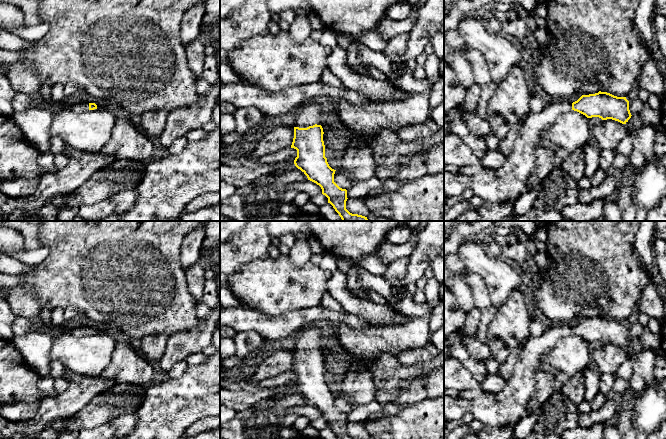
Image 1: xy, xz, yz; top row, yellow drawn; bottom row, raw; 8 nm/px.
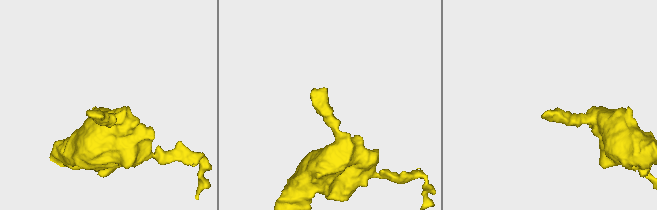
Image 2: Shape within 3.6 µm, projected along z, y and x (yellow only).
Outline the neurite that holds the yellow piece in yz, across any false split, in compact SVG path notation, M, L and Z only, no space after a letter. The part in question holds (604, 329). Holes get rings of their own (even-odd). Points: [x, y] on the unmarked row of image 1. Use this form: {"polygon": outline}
{"polygon": "M607 316L589 319L582 319L577 325L571 326L569 323L554 324L550 329L539 337L530 336L517 358L513 376L502 391L498 393L482 392L477 398L467 400L460 396L450 397L444 389L444 418L447 421L462 418L466 413L470 413L474 419L481 421L485 426L502 428L515 425L524 415L526 415L527 404L535 393L536 372L543 367L541 358L548 349L552 349L565 336L577 335L587 342L599 341L602 344L612 343L622 348L626 348L631 342L629 325L626 321L617 321Z"}

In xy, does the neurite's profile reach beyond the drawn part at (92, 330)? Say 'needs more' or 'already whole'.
needs more

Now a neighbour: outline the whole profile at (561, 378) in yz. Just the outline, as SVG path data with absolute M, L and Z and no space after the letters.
M554 371L556 391L561 391L569 377L560 371Z

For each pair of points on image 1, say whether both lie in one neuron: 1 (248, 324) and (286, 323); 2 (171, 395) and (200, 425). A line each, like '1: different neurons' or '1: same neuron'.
1: same neuron
2: different neurons

